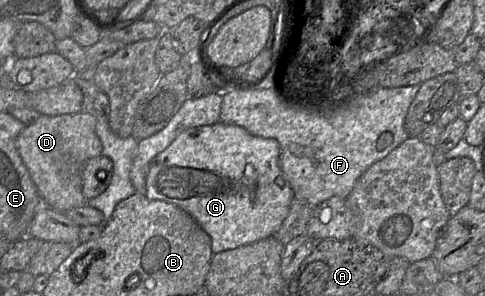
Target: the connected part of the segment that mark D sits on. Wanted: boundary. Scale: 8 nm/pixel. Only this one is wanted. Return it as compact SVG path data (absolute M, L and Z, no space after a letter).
M88 112L45 115L25 126L16 138L16 148L37 187L43 204L59 212L87 204L82 191L85 163L102 154L103 146L96 134L96 118Z

